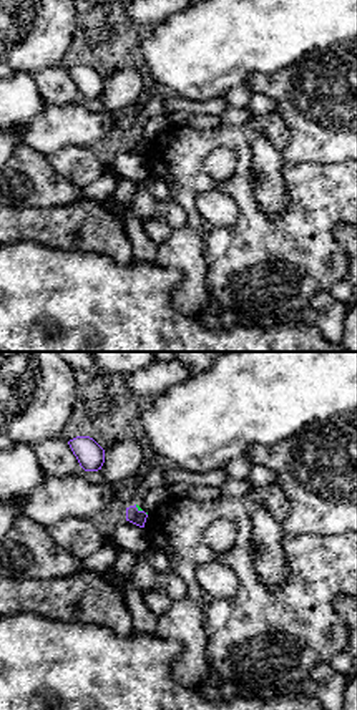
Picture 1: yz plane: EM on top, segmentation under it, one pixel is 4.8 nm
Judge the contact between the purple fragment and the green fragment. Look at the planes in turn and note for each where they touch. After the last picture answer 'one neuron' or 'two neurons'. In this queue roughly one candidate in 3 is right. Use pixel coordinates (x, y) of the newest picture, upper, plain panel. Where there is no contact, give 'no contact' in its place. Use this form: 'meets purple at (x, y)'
meets purple at (136, 136)

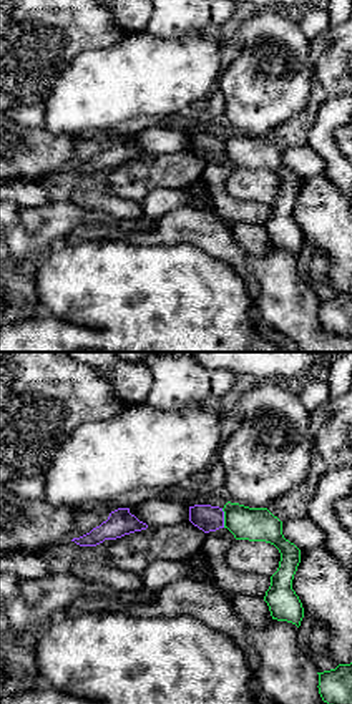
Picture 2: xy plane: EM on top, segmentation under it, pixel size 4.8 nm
meets purple at (223, 146)

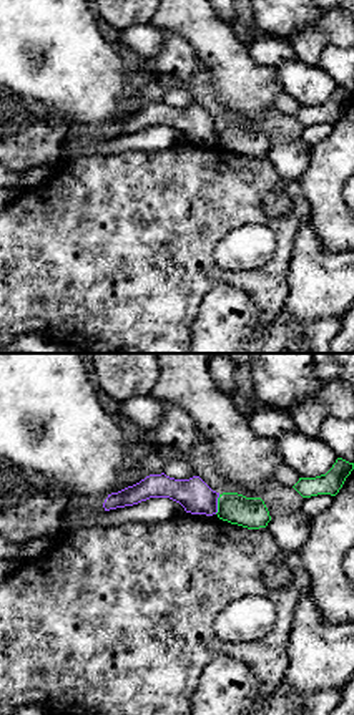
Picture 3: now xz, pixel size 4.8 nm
meets purple at (216, 133)

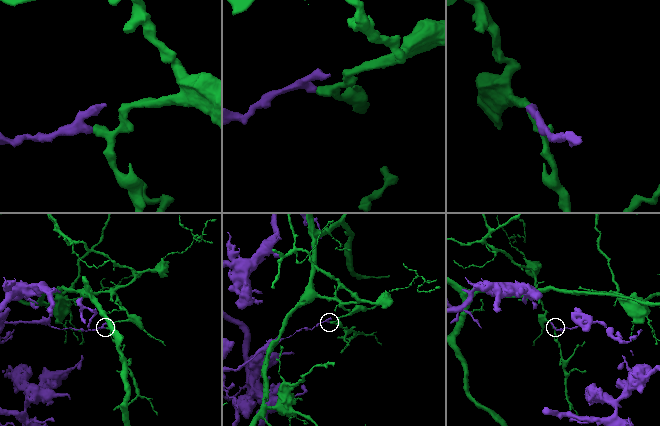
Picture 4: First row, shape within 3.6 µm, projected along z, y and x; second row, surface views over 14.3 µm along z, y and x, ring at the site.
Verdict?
two neurons

